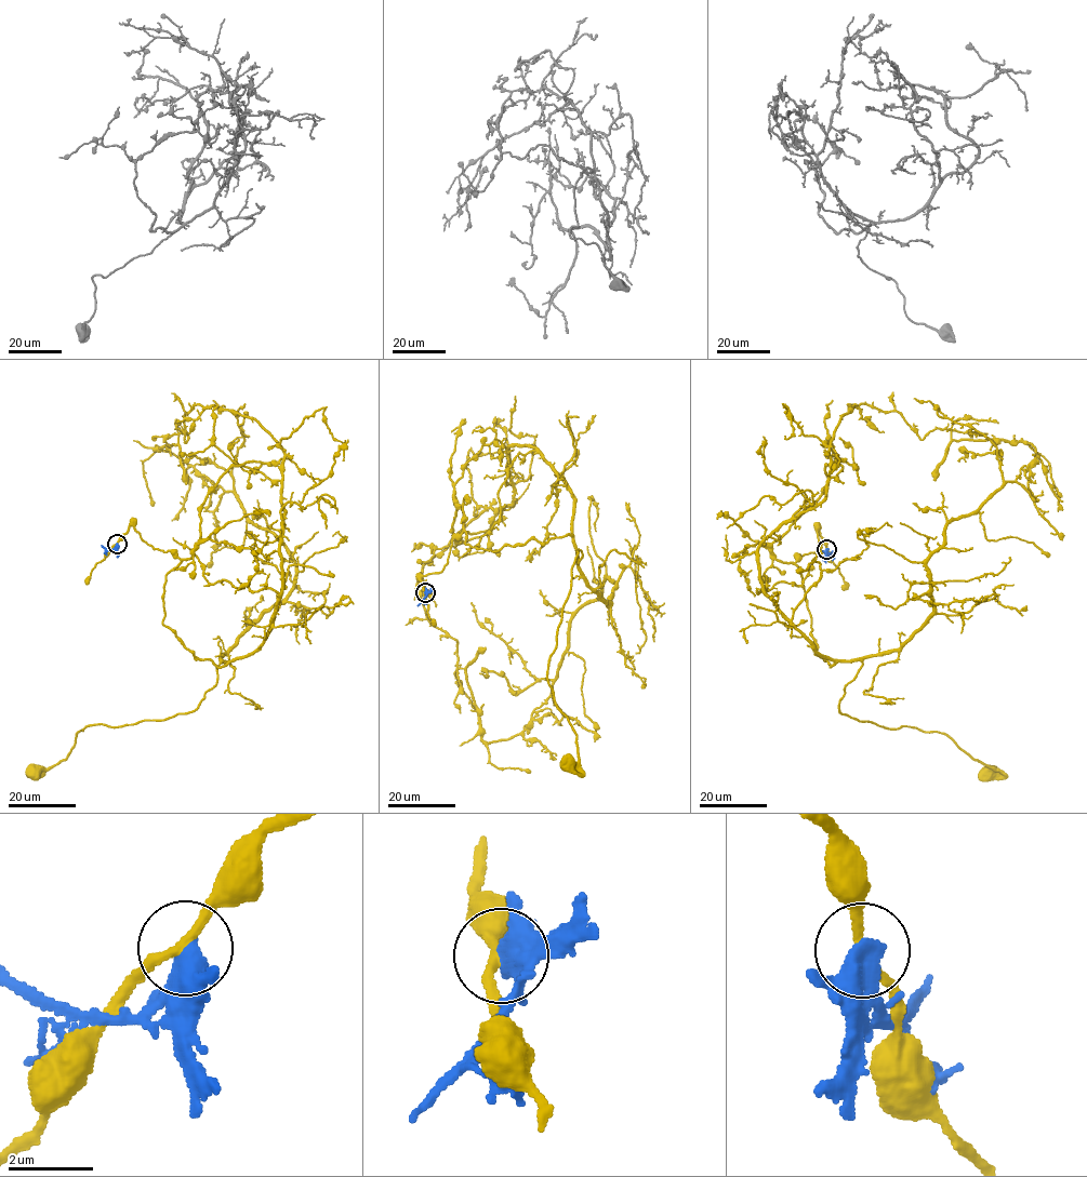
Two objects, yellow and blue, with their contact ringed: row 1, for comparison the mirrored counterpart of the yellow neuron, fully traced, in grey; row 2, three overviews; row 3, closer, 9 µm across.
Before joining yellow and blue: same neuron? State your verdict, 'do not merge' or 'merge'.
do not merge

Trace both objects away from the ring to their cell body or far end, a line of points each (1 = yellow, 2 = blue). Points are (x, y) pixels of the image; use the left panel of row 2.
1: (116, 544), (132, 525), (181, 560), (162, 624), (227, 664), (193, 711), (87, 726), (31, 772)
2: (116, 544), (113, 549), (101, 545)

